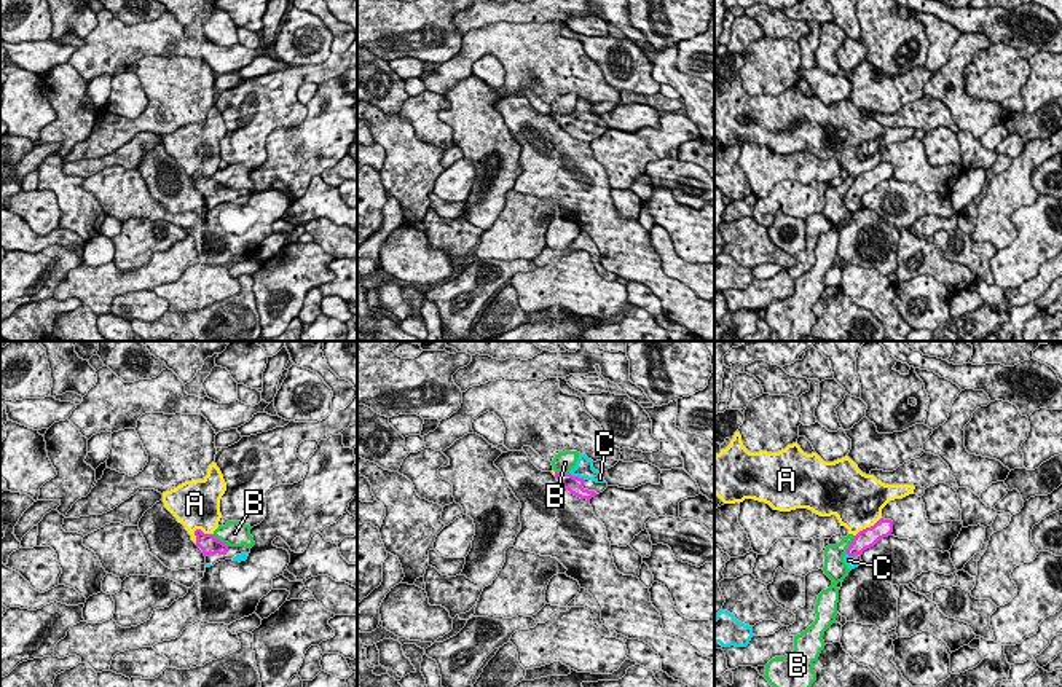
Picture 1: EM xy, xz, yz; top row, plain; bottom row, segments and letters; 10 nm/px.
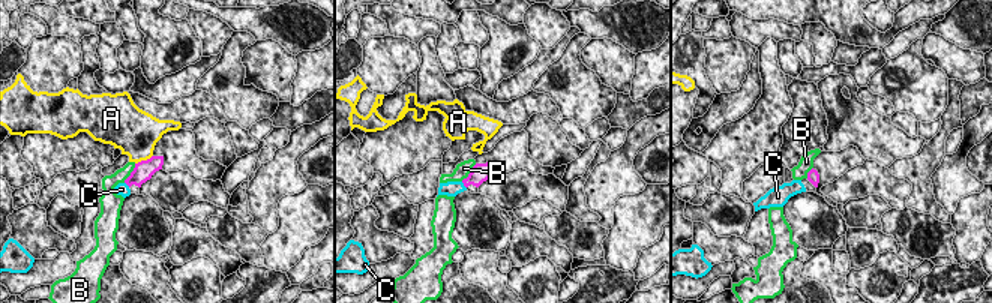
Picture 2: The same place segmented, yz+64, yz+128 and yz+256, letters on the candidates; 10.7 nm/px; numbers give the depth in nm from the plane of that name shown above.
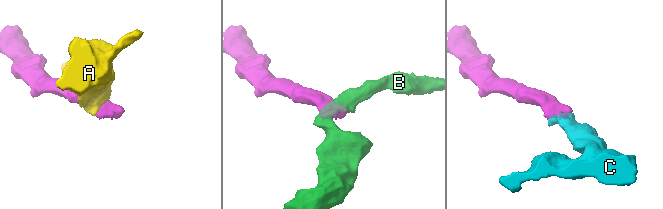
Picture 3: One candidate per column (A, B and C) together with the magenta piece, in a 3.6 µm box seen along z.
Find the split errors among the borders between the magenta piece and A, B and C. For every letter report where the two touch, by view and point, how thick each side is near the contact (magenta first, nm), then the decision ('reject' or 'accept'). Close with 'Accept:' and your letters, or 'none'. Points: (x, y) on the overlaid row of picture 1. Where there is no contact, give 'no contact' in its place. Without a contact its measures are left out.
A: contact xy (198, 529); calibres 190 and 480 nm; reject
B: contact xy (220, 541); calibres 190 and 260 nm; reject
C: contact xz (578, 477); calibres 160 and 190 nm; accept
Accept: C

